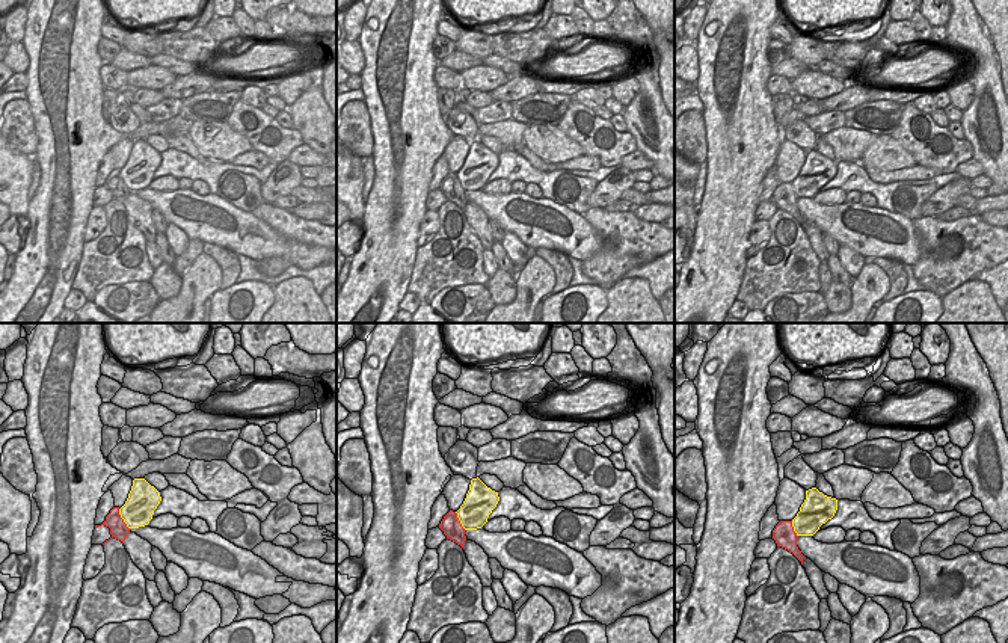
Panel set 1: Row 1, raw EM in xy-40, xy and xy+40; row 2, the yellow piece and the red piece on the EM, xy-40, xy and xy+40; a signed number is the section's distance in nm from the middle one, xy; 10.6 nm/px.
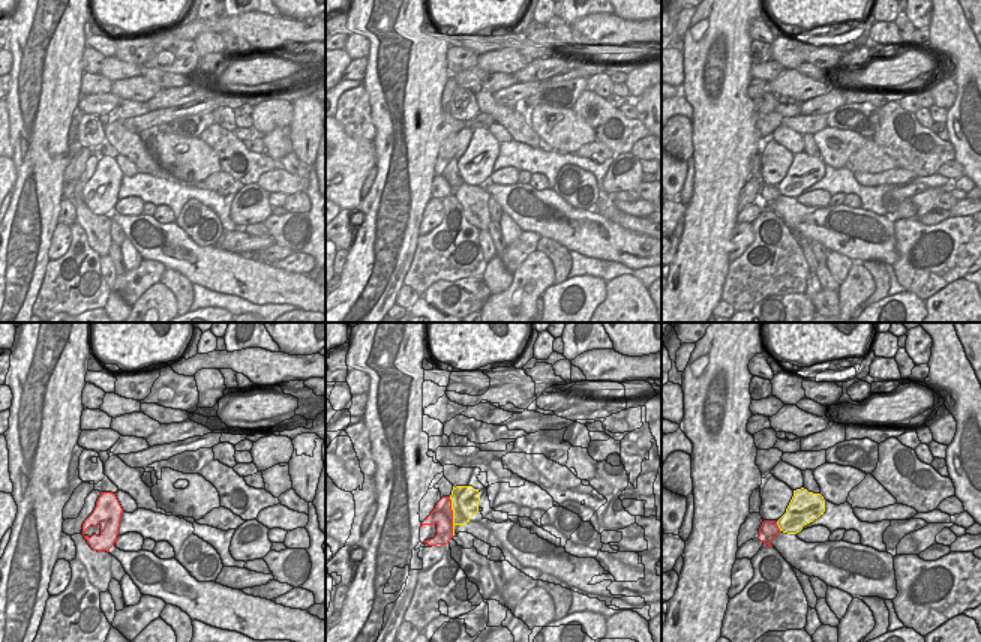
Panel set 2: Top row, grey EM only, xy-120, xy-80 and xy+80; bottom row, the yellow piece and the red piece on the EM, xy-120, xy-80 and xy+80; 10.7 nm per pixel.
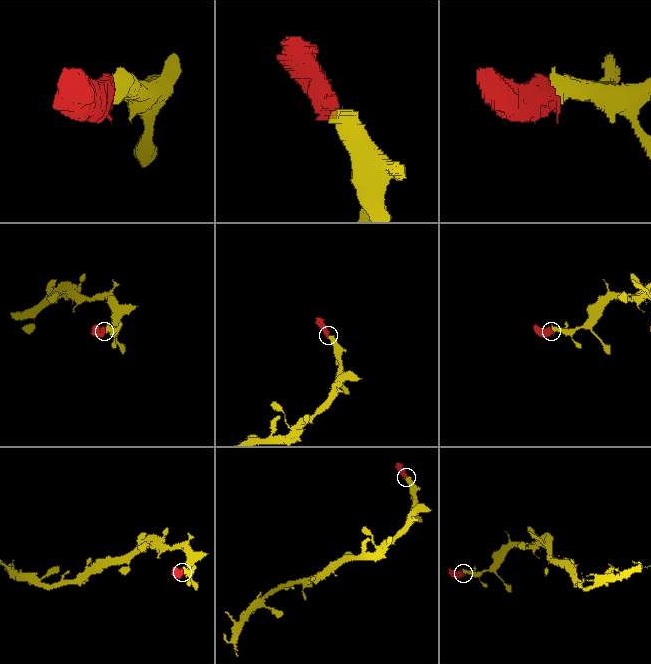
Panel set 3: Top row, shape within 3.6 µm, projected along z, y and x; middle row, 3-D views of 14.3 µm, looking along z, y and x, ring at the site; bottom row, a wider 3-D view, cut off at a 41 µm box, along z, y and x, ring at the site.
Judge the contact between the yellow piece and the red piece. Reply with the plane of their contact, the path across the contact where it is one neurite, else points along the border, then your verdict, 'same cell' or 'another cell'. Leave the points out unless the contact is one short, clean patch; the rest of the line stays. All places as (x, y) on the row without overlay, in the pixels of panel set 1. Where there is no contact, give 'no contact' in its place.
contact in xy-40; same cell

